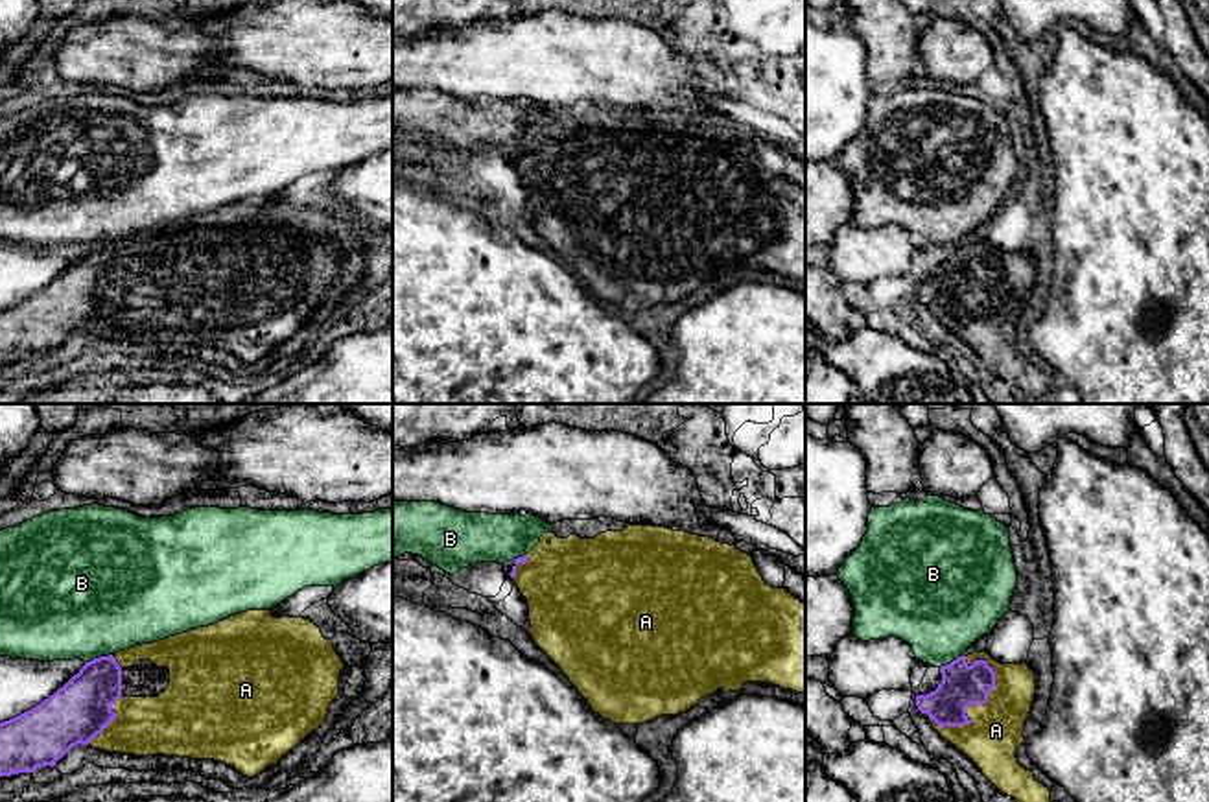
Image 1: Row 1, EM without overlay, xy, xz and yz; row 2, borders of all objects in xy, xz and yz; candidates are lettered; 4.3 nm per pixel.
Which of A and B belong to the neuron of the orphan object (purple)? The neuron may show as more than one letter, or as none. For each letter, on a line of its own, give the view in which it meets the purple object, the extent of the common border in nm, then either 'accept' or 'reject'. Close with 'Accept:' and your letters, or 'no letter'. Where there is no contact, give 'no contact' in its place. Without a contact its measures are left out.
A: contact in yz; length 380 nm; accept
B: contact in xy; length 130 nm; reject
Accept: A

